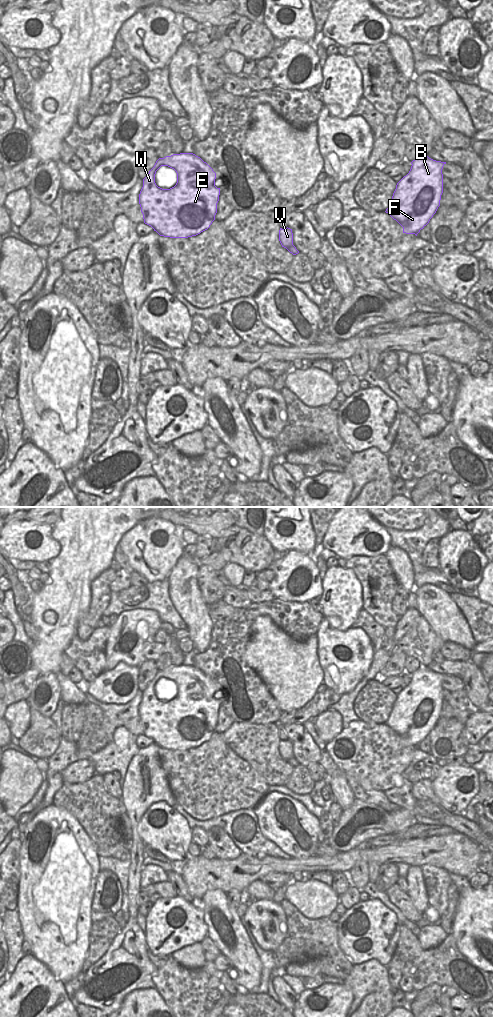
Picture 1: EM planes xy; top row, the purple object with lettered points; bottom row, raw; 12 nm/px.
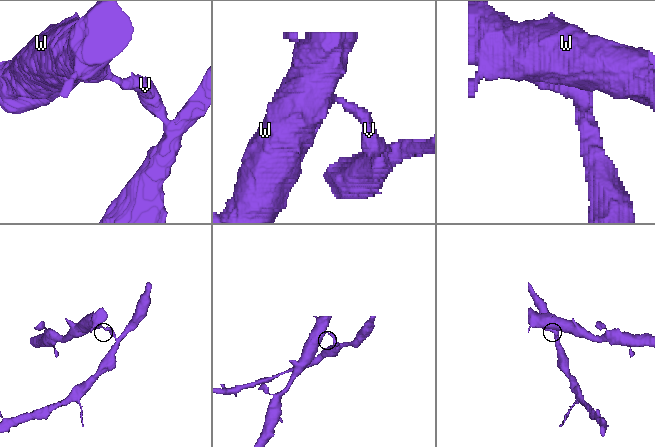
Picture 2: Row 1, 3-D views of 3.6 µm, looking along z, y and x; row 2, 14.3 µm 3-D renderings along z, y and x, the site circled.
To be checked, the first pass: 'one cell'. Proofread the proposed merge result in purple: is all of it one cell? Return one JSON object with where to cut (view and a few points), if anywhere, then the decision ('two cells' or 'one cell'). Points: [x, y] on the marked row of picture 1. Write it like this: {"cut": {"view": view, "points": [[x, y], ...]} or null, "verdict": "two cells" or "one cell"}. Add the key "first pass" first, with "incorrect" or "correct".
{"first pass": "incorrect", "cut": {"view": "xy", "points": [[293, 245], [287, 249]]}, "verdict": "two cells"}

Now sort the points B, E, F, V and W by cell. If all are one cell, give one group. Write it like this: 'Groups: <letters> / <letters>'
Groups: B F V / E W

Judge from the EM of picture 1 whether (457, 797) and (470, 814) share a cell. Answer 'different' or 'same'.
different

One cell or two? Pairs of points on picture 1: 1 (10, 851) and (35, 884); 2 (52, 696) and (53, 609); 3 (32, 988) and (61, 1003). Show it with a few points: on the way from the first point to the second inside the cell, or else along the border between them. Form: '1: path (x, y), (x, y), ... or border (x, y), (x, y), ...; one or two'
1: border (21, 841), (20, 880), (18, 887); two
2: border (40, 673), (53, 673), (55, 675), (60, 695); two
3: path (39, 985), (46, 988), (54, 996); one

